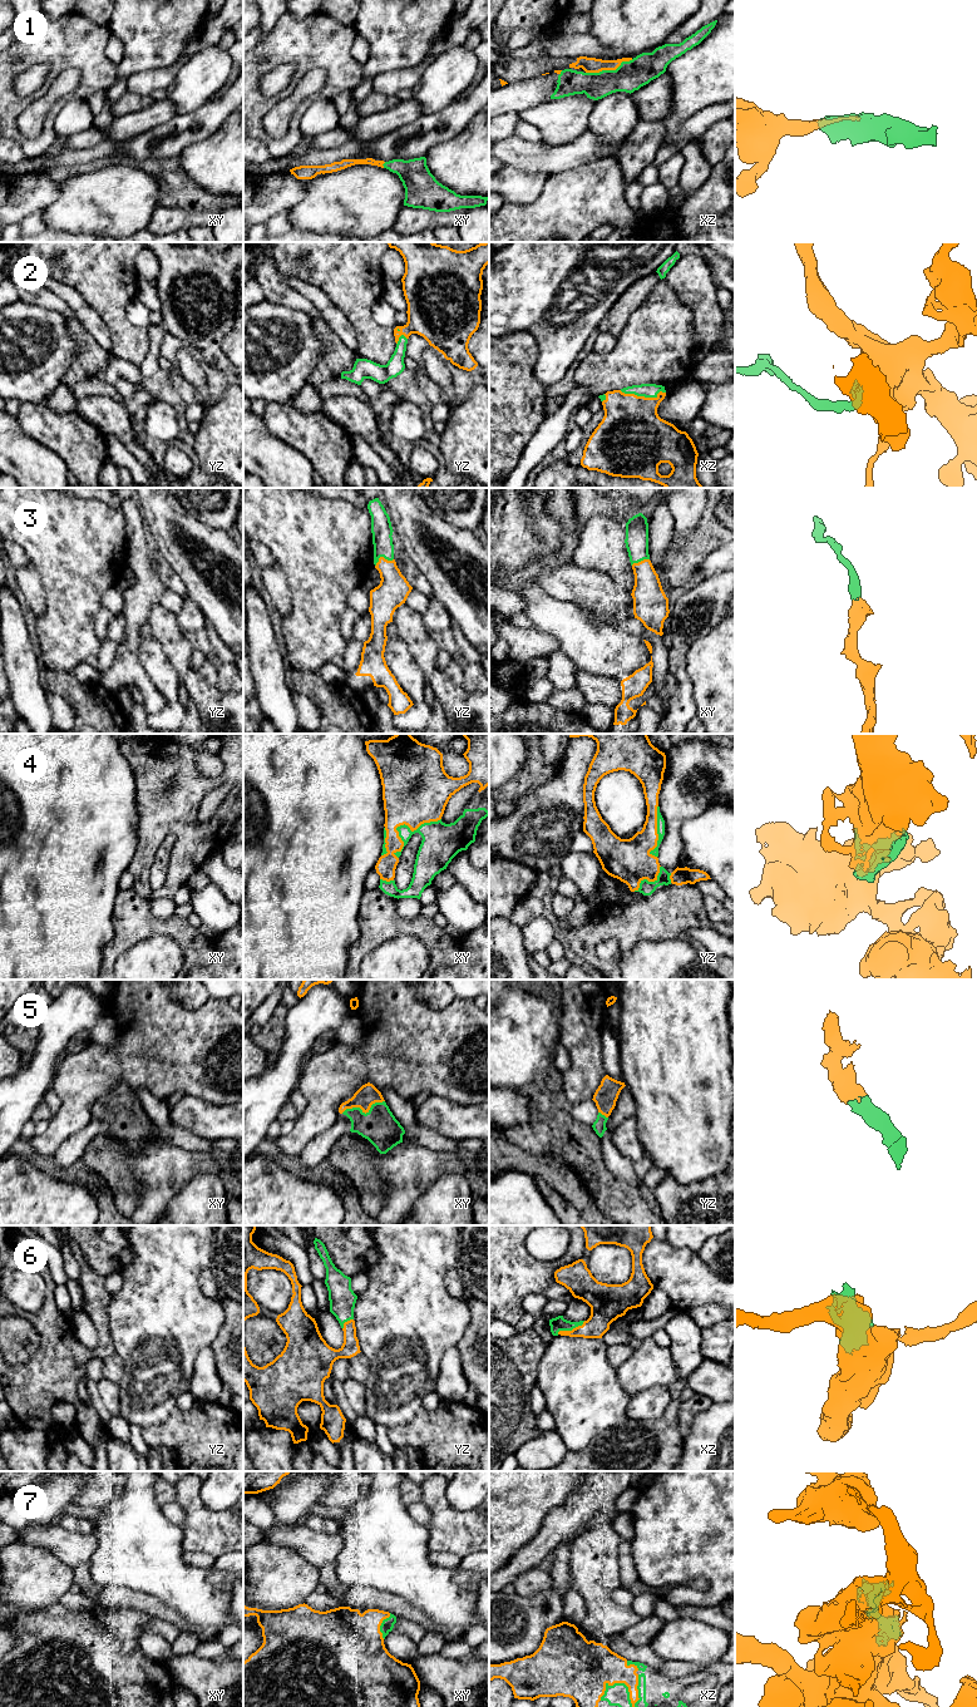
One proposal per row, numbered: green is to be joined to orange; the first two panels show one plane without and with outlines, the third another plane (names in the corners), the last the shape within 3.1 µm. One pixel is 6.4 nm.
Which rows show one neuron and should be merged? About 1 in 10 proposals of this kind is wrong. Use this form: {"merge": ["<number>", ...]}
{"merge": ["1", "2", "3", "4", "5", "6", "7"]}

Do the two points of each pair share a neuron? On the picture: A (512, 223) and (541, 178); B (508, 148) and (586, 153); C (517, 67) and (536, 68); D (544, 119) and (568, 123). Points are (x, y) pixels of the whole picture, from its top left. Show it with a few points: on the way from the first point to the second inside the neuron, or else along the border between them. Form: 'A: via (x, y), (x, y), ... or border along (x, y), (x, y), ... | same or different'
A: border along (546, 183), (539, 195), (529, 203), (504, 203) | different
B: via (527, 156), (567, 156) | same
C: via (522, 68), (531, 68) | same
D: via (551, 119), (562, 121) | same

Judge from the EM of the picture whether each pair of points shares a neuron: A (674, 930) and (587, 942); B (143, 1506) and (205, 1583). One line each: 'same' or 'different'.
A: same
B: same

